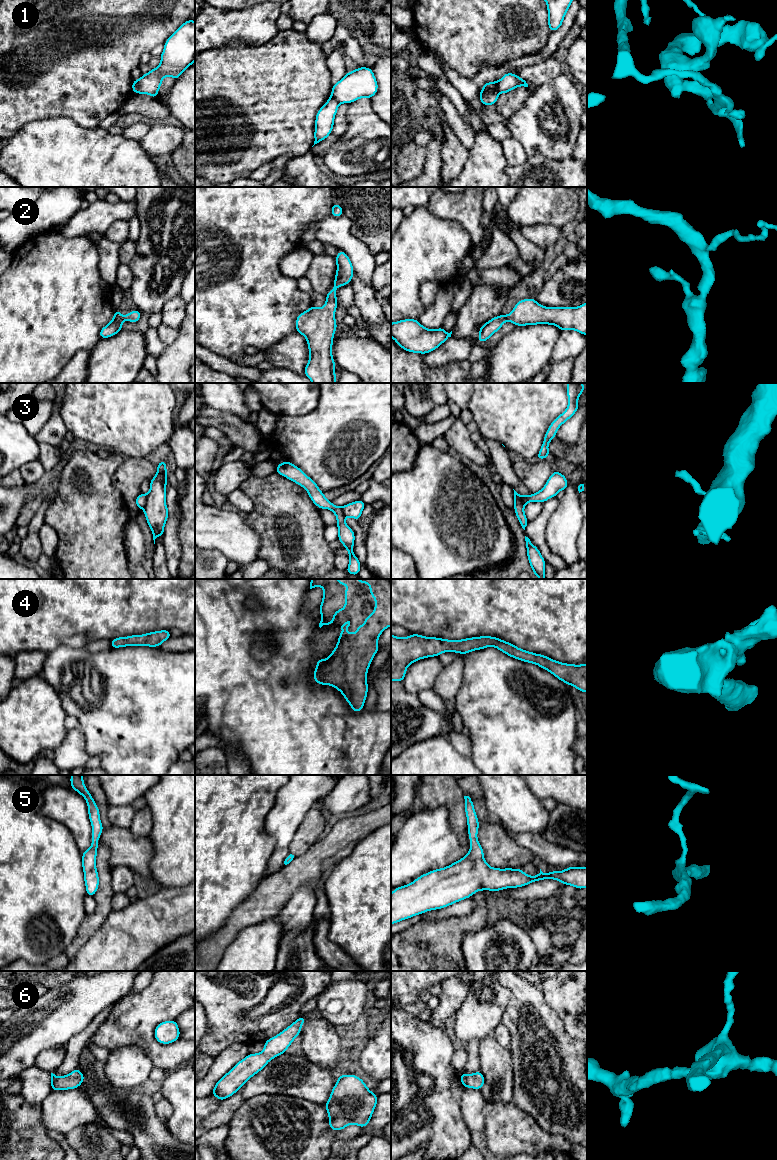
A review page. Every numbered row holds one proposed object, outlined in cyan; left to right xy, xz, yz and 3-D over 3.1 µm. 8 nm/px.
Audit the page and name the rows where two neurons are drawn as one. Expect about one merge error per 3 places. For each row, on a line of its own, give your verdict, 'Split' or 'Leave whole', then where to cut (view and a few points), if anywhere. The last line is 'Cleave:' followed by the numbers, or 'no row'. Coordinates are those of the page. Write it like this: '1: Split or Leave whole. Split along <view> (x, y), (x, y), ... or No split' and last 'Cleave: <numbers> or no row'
1: Split. Split along xy (139, 80), (135, 92)
2: Leave whole. No split
3: Split. Split along xy (147, 495), (147, 500), (142, 508)
4: Leave whole. No split
5: Leave whole. No split
6: Leave whole. No split
Cleave: 1, 3

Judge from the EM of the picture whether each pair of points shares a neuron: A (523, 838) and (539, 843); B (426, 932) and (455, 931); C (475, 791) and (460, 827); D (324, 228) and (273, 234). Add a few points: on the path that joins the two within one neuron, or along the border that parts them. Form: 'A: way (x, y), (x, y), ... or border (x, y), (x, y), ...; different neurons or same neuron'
A: way (527, 840), (535, 843); same neuron
B: way (433, 932), (448, 932); same neuron
C: border (458, 785), (464, 795); different neurons
D: border (322, 218), (313, 220), (302, 232); different neurons

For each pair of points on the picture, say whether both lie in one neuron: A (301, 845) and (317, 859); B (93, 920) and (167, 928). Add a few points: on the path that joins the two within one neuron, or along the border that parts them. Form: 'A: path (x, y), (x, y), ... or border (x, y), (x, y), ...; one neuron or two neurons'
A: border (319, 839), (304, 853), (294, 857); two neurons
B: border (112, 910), (89, 939); two neurons

